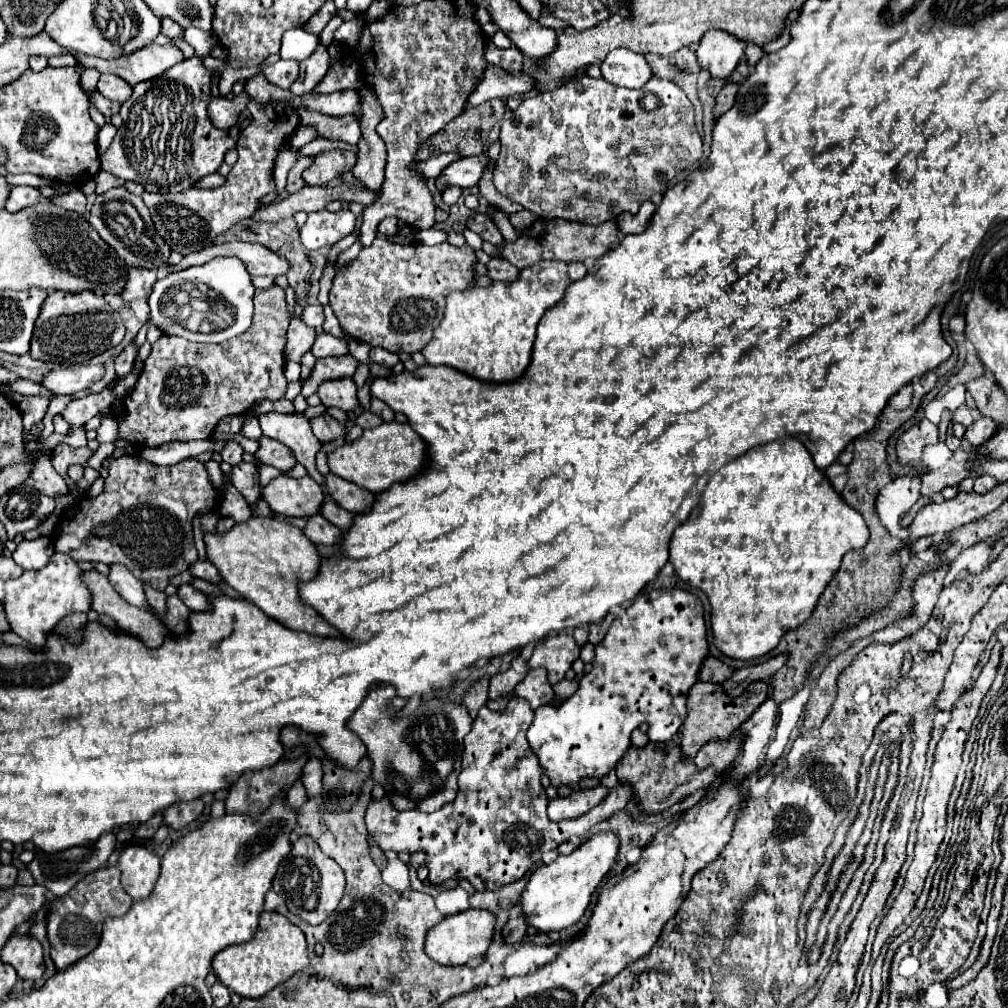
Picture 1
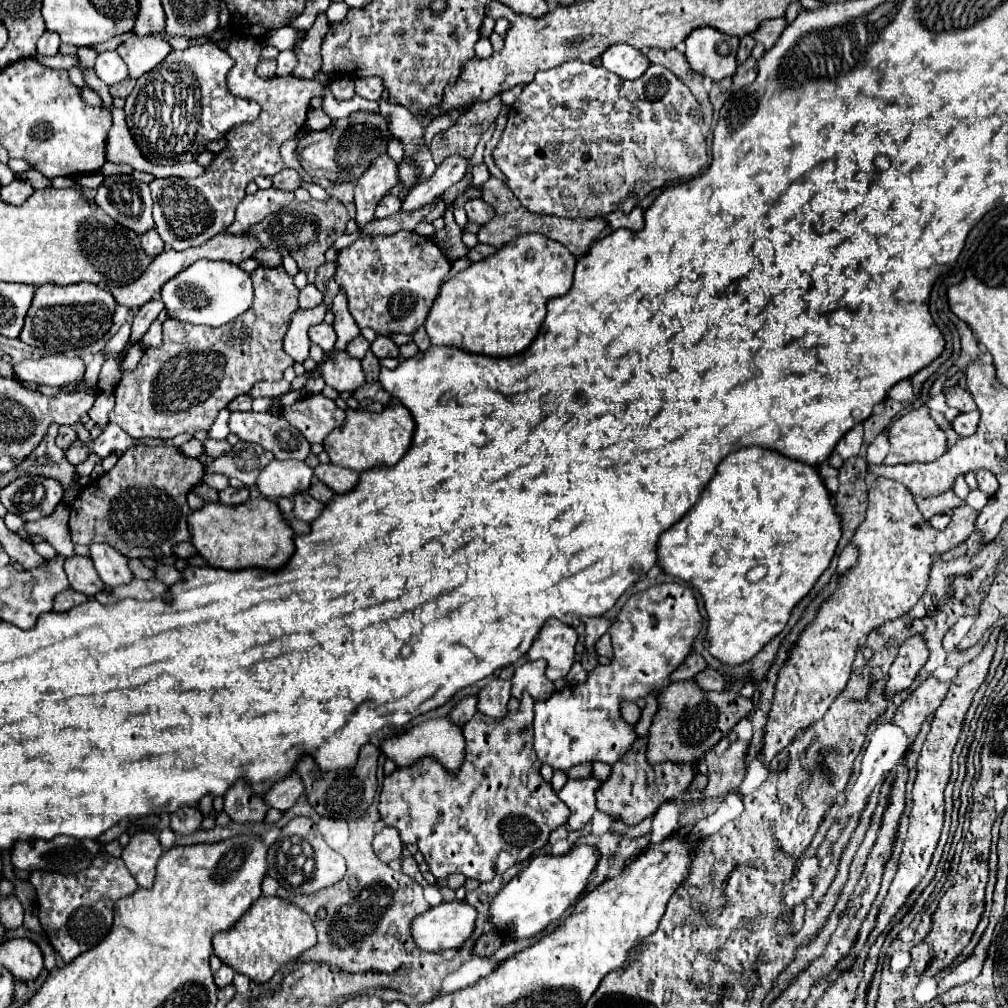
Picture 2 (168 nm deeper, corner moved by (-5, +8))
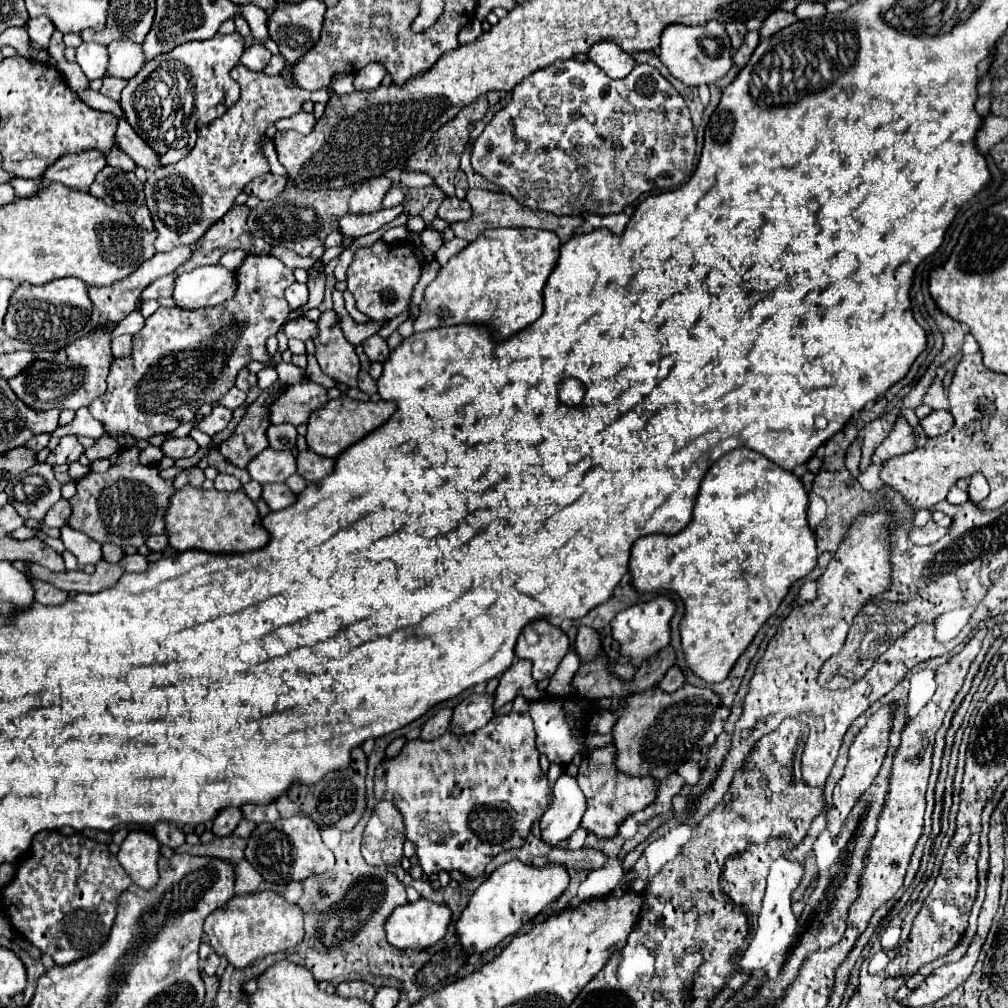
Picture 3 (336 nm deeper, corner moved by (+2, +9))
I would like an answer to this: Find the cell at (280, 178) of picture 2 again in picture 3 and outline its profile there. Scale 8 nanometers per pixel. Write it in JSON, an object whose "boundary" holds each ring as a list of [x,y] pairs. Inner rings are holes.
{"boundary":[[[267,173],[267,175],[261,175],[253,181],[249,181],[243,187],[243,193],[251,195],[251,197],[259,197],[259,199],[275,199],[283,191],[283,187],[285,187],[285,177]]]}

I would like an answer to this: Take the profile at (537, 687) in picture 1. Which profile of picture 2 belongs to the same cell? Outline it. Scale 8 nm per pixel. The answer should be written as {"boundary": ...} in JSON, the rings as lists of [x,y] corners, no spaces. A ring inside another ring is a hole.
{"boundary":[[[546,660],[528,662],[516,668],[512,676],[512,696],[520,698],[522,692],[530,692],[534,700],[546,700],[554,692],[554,684],[546,678]]]}

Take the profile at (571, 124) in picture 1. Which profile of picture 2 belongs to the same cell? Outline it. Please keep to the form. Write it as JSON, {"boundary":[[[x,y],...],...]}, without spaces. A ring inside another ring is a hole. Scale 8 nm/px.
{"boundary":[[[572,60],[568,64],[562,64],[560,68],[536,72],[536,78],[522,90],[520,98],[510,106],[508,124],[506,124],[504,134],[502,134],[492,156],[494,156],[494,162],[498,164],[498,168],[502,170],[502,174],[508,178],[510,190],[514,192],[514,196],[520,200],[520,204],[524,208],[538,212],[538,214],[550,214],[550,216],[560,216],[560,218],[596,218],[596,214],[606,216],[614,210],[630,212],[636,206],[636,198],[650,194],[654,188],[662,188],[666,184],[686,180],[686,178],[700,174],[708,160],[706,140],[702,134],[702,108],[696,102],[696,98],[692,96],[690,88],[684,86],[682,80],[678,80],[672,72],[668,72],[668,68],[652,64],[638,80],[624,80],[624,78],[608,72],[602,66],[586,64],[580,60]]]}

